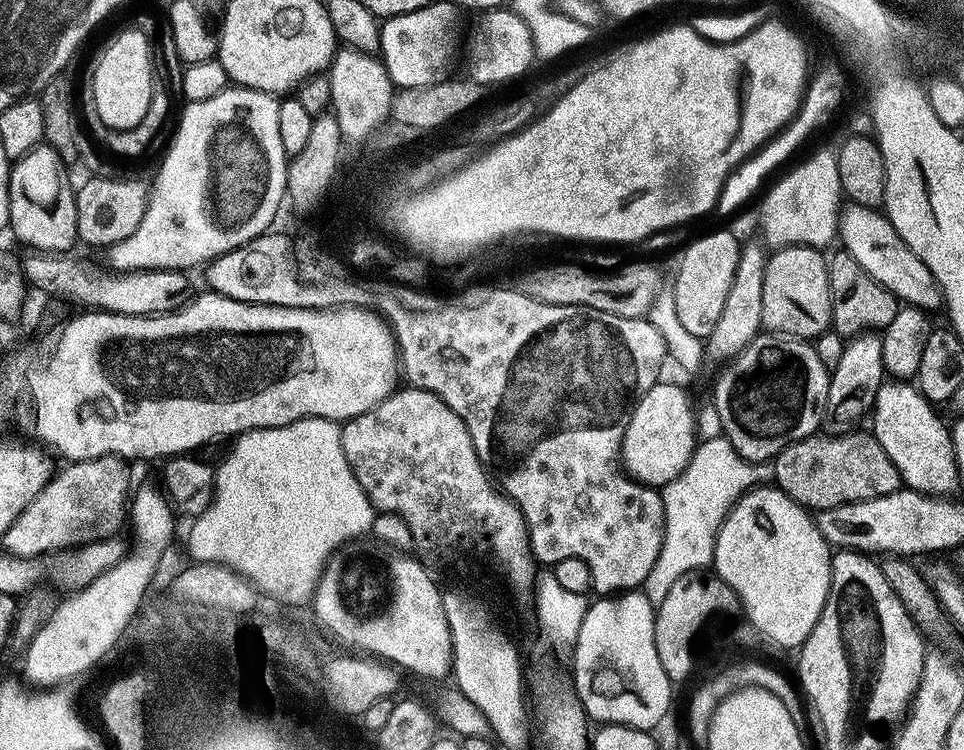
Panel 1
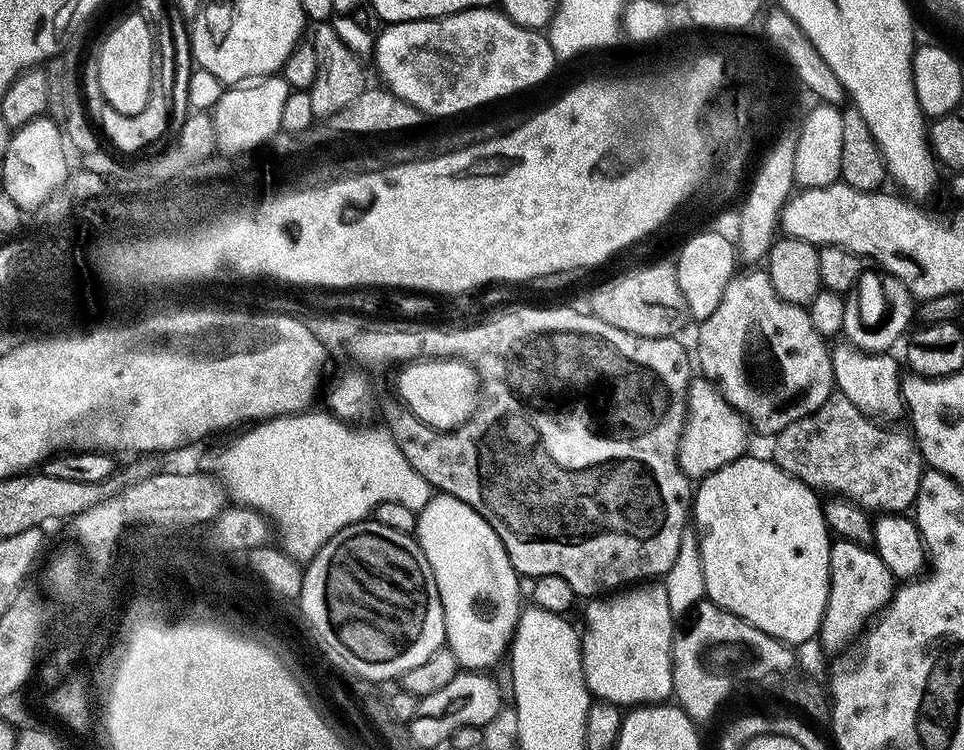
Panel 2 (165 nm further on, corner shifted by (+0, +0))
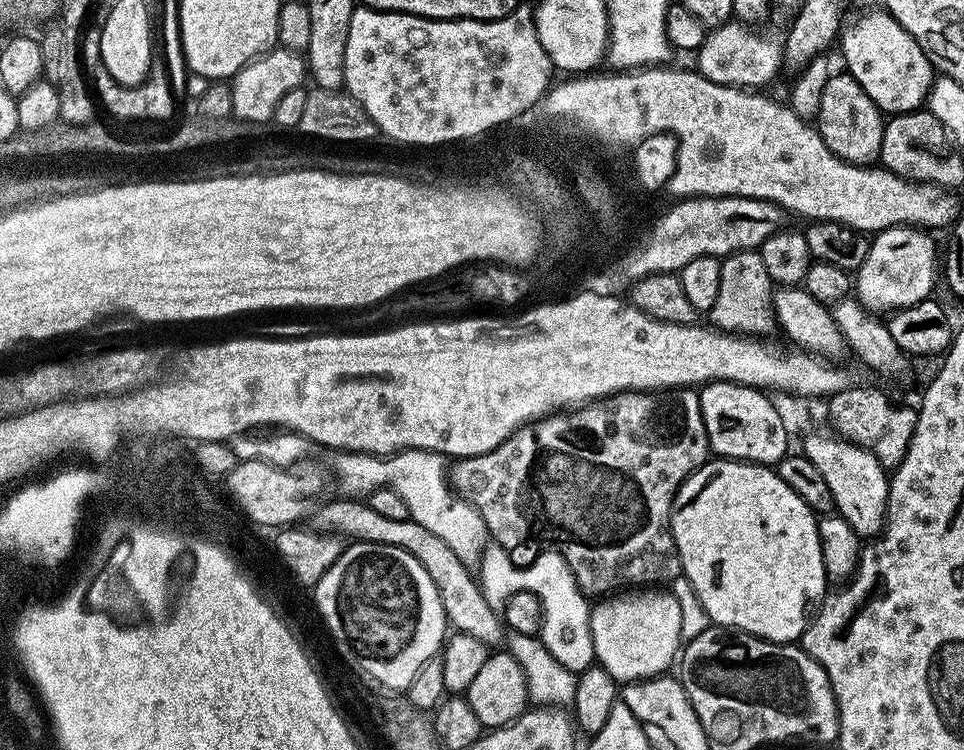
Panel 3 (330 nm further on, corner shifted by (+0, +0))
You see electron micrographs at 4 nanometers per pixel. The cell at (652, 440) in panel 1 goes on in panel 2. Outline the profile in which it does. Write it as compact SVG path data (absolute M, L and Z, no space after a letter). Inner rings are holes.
M693 378L688 387L688 419L680 439L678 462L689 478L703 478L722 466L739 460L749 451L750 425L744 417L726 402L726 398L707 378Z

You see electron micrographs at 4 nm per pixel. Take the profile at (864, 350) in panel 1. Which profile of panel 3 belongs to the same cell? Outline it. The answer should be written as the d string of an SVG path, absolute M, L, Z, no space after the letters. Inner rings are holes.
M899 224L893 228L887 228L881 232L875 233L874 239L869 243L868 253L866 254L866 262L862 262L860 271L854 276L854 296L859 300L869 312L873 314L891 314L898 308L909 308L918 302L929 299L933 295L932 287L936 284L936 244L932 241L933 233L931 231L915 227L910 224Z

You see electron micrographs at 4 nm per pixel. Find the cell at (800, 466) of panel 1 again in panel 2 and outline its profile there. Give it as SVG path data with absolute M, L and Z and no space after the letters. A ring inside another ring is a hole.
M833 394L810 415L798 422L790 422L786 430L776 433L770 453L771 459L786 474L798 478L820 494L831 494L853 500L859 508L872 514L904 514L916 503L918 486L926 471L920 445L907 431L899 432L896 426L885 426L868 416L850 398Z

